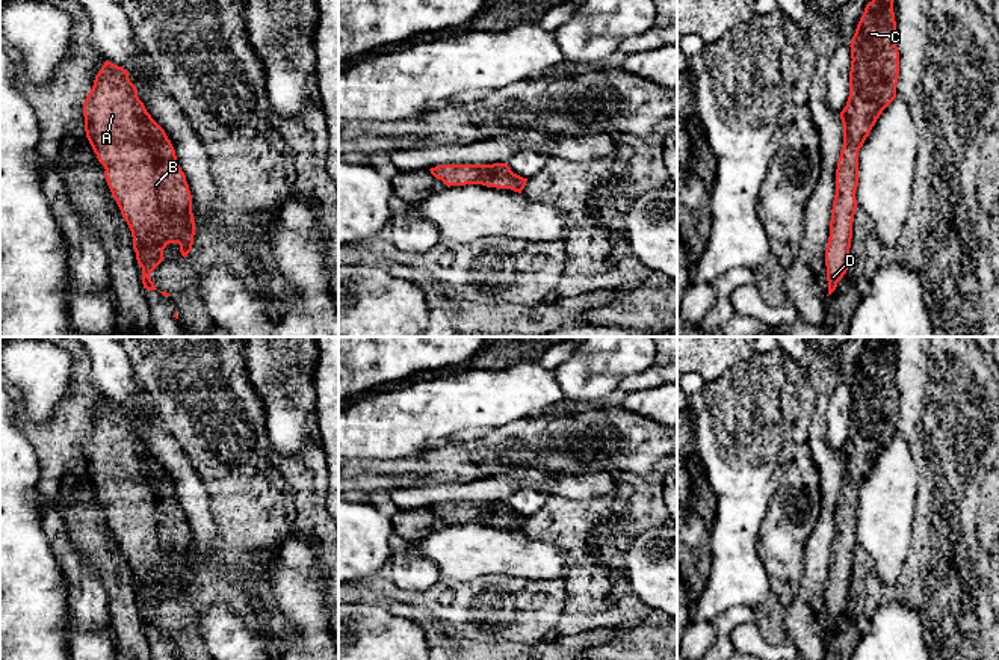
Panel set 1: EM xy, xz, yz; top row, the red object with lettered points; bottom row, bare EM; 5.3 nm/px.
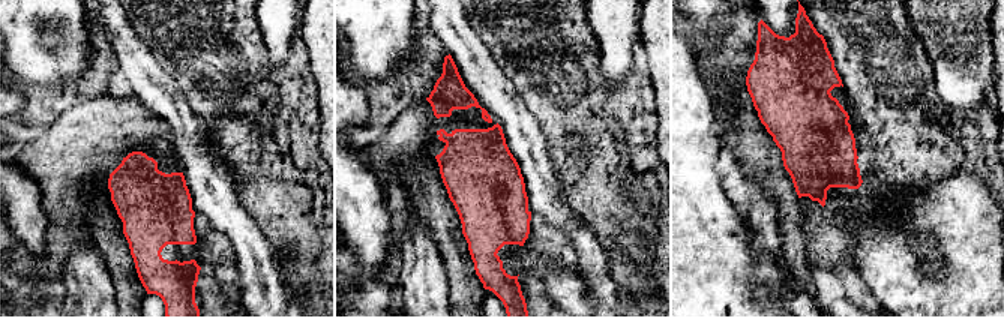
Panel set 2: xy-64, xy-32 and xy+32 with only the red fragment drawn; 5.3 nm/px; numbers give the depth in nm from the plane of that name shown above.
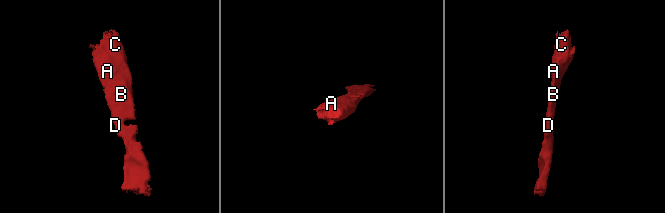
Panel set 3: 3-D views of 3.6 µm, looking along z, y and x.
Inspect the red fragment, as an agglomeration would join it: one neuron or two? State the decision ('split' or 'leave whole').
leave whole

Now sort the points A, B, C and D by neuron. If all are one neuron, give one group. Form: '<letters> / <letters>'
A B C D

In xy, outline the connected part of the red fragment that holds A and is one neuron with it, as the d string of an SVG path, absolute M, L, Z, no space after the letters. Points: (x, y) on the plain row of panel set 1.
M109 399L95 414L94 424L86 433L83 455L86 476L106 507L107 524L131 569L136 598L142 606L144 627L157 628L150 613L163 600L163 588L169 581L178 581L186 597L195 574L192 533L175 488L165 468L139 438L128 411Z

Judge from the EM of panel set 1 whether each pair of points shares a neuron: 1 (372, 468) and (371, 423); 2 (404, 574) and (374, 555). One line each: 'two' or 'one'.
1: two
2: two

